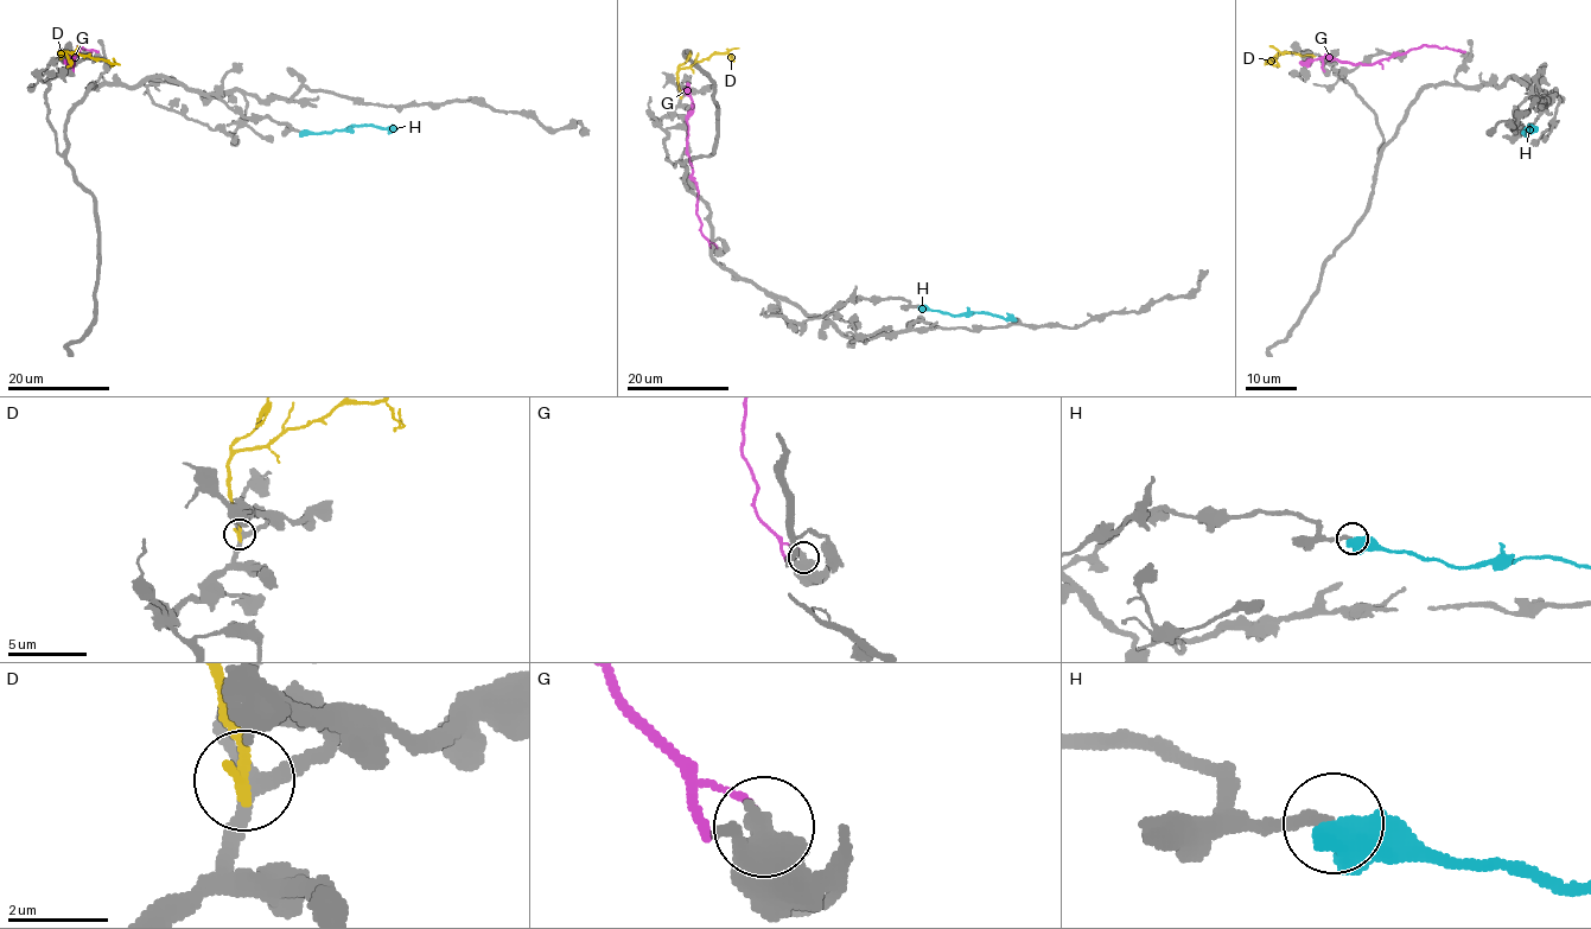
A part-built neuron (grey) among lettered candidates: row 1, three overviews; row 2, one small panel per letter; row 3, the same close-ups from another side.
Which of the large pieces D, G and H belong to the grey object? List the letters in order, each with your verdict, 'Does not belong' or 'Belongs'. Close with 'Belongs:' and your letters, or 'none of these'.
D: Does not belong
G: Does not belong
H: Belongs
Belongs: H

